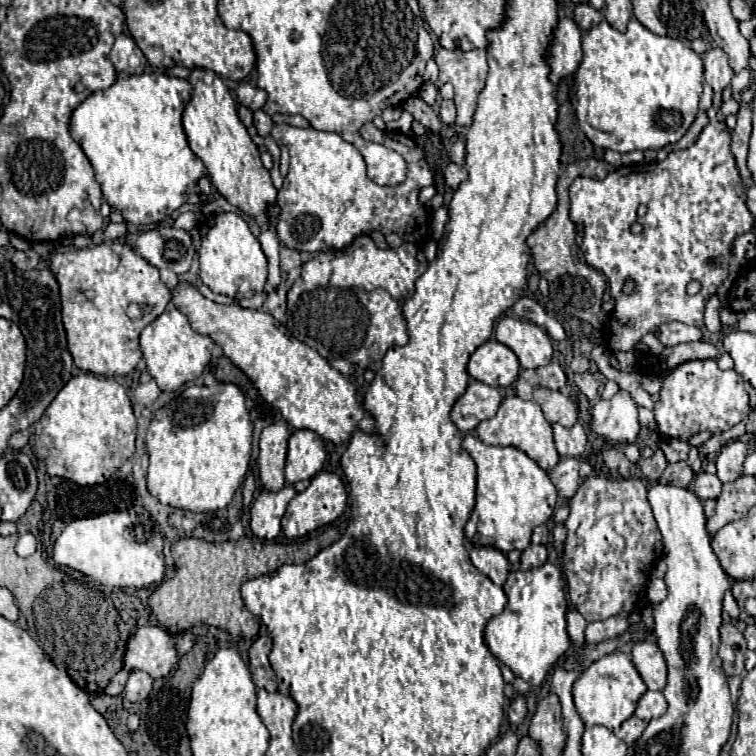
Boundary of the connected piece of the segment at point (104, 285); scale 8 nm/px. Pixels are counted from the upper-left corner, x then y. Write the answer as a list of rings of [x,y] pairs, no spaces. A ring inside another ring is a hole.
[[[114,241],[66,253],[50,253],[48,261],[60,285],[62,323],[74,365],[104,377],[124,377],[134,371],[142,359],[138,345],[140,331],[164,313],[170,303],[170,289],[160,281],[158,269],[132,251],[130,245]],[[130,303],[150,303],[154,309],[152,313],[144,313],[140,321],[132,321],[126,317]]]

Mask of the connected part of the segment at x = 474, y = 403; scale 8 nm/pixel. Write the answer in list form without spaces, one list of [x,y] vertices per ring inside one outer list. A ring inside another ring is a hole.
[[[472,379],[464,395],[460,395],[458,401],[454,403],[450,419],[462,433],[468,433],[476,429],[478,423],[494,417],[500,403],[502,403],[502,397],[496,387],[490,387],[486,383]]]

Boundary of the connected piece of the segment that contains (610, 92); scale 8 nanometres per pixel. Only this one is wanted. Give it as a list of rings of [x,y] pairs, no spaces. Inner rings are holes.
[[[632,17],[626,33],[616,31],[606,21],[584,33],[582,51],[584,57],[576,71],[576,117],[580,129],[596,147],[614,149],[618,153],[662,149],[680,141],[680,137],[694,123],[702,95],[704,65],[702,57],[682,41],[658,37]]]

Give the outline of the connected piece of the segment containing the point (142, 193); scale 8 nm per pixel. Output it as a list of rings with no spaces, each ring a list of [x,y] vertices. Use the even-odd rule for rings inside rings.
[[[164,71],[130,75],[126,79],[118,79],[104,91],[92,93],[72,113],[70,135],[76,143],[80,143],[90,159],[108,205],[120,211],[130,225],[156,225],[174,213],[188,201],[190,191],[204,175],[204,163],[192,153],[182,127],[182,111],[190,101],[190,93],[192,85],[186,79],[170,77]]]

